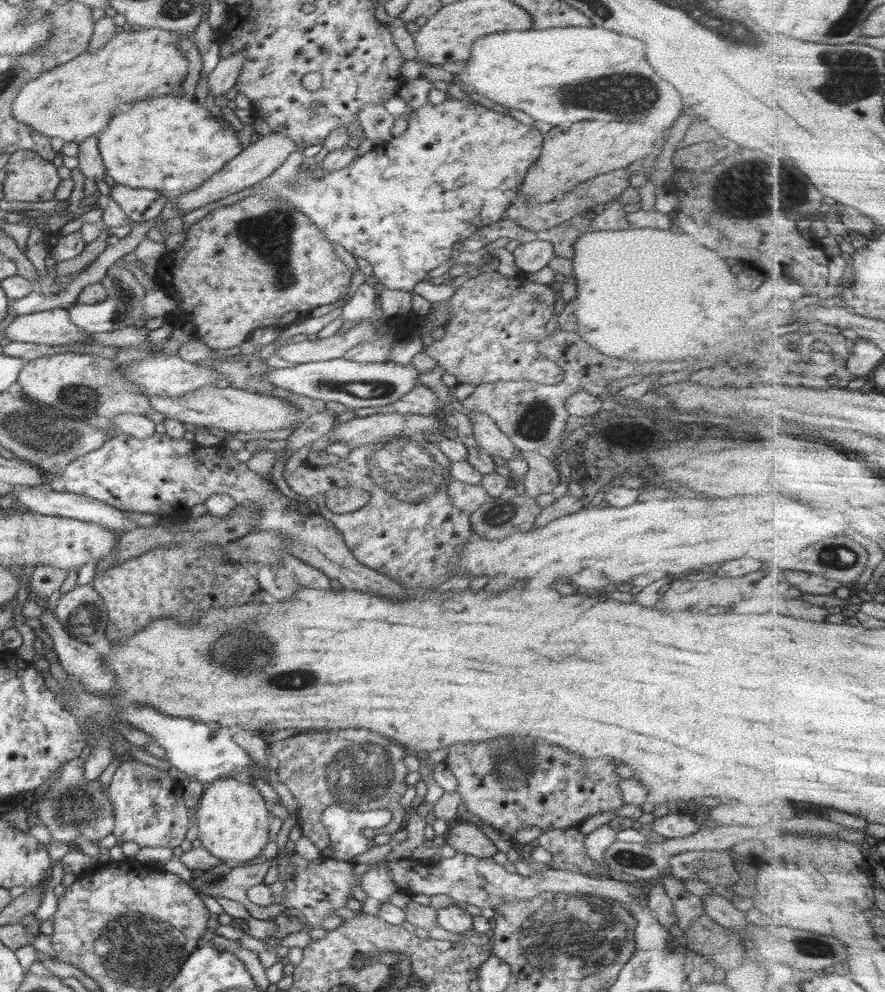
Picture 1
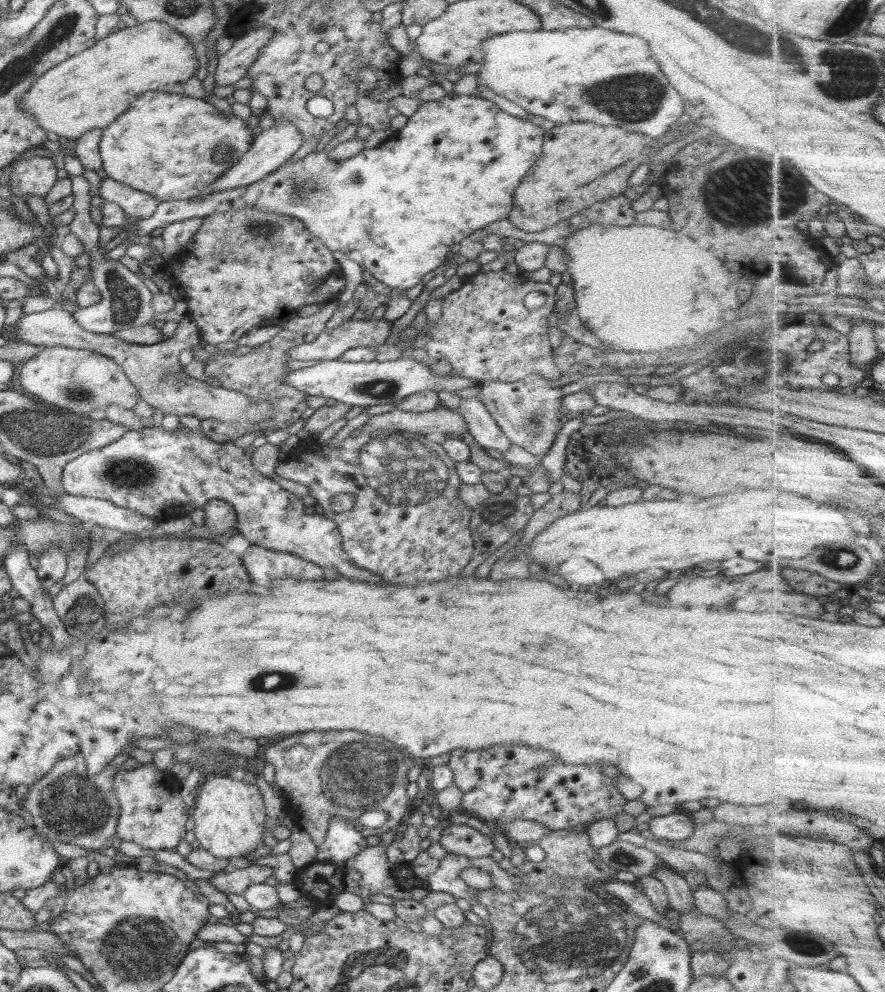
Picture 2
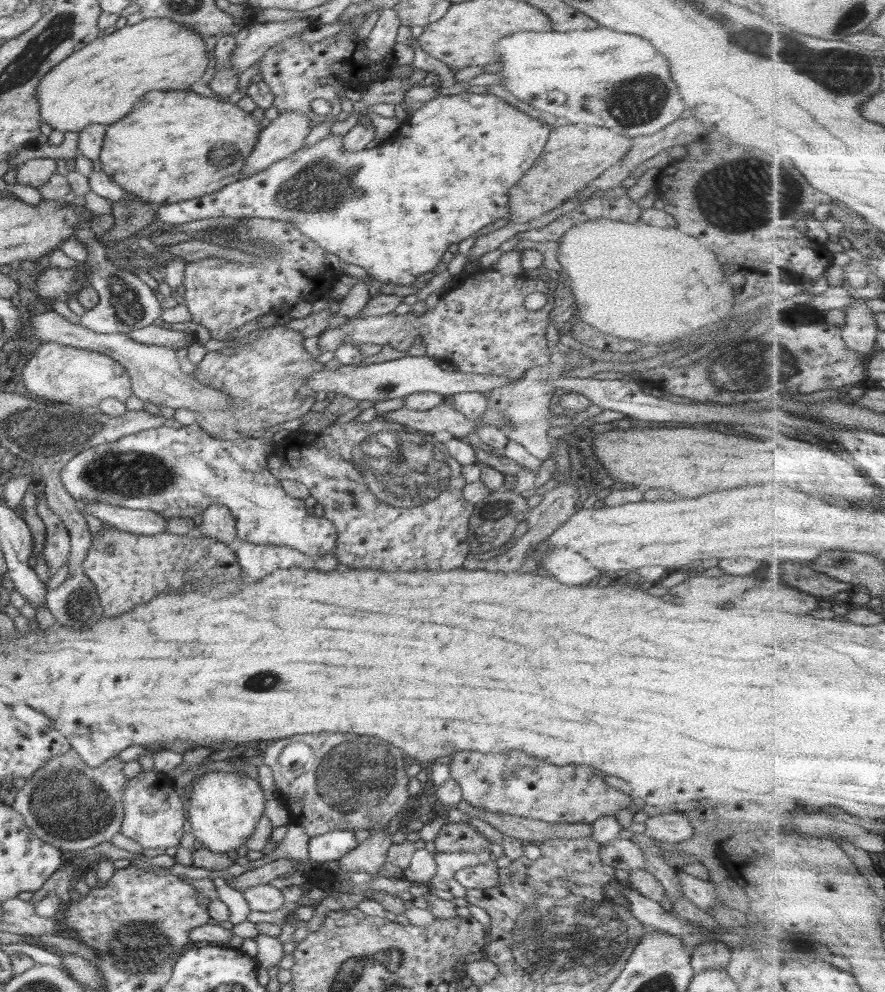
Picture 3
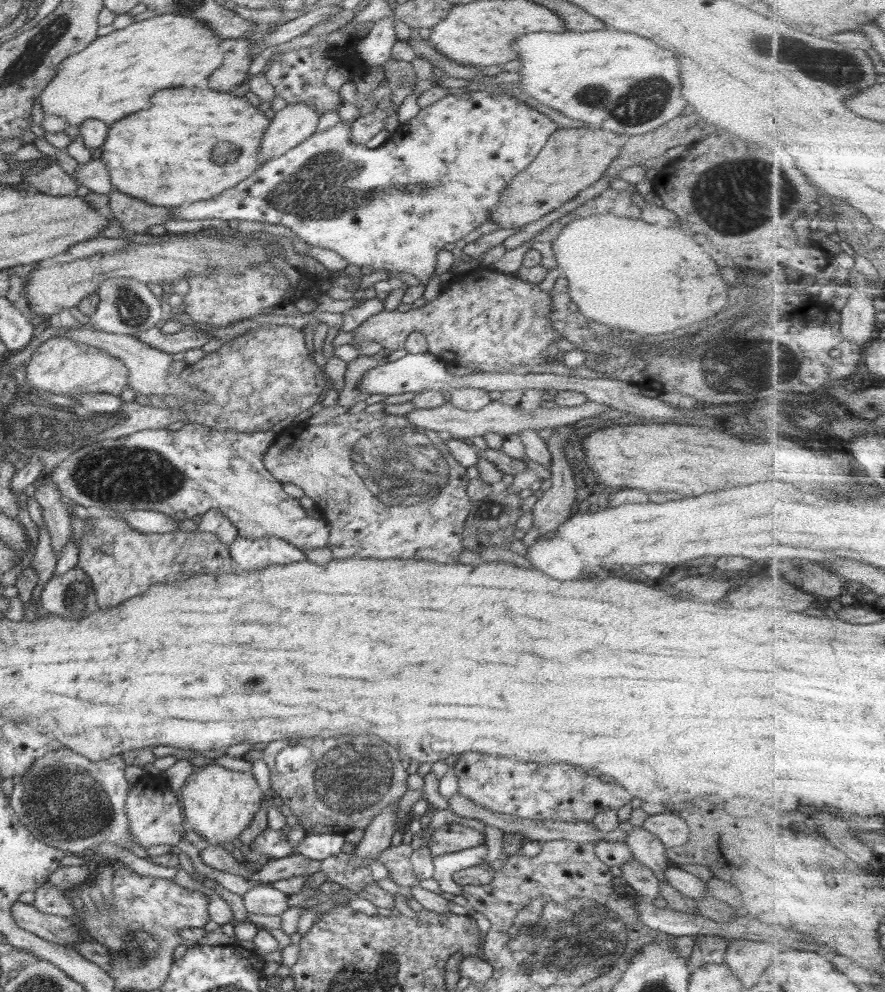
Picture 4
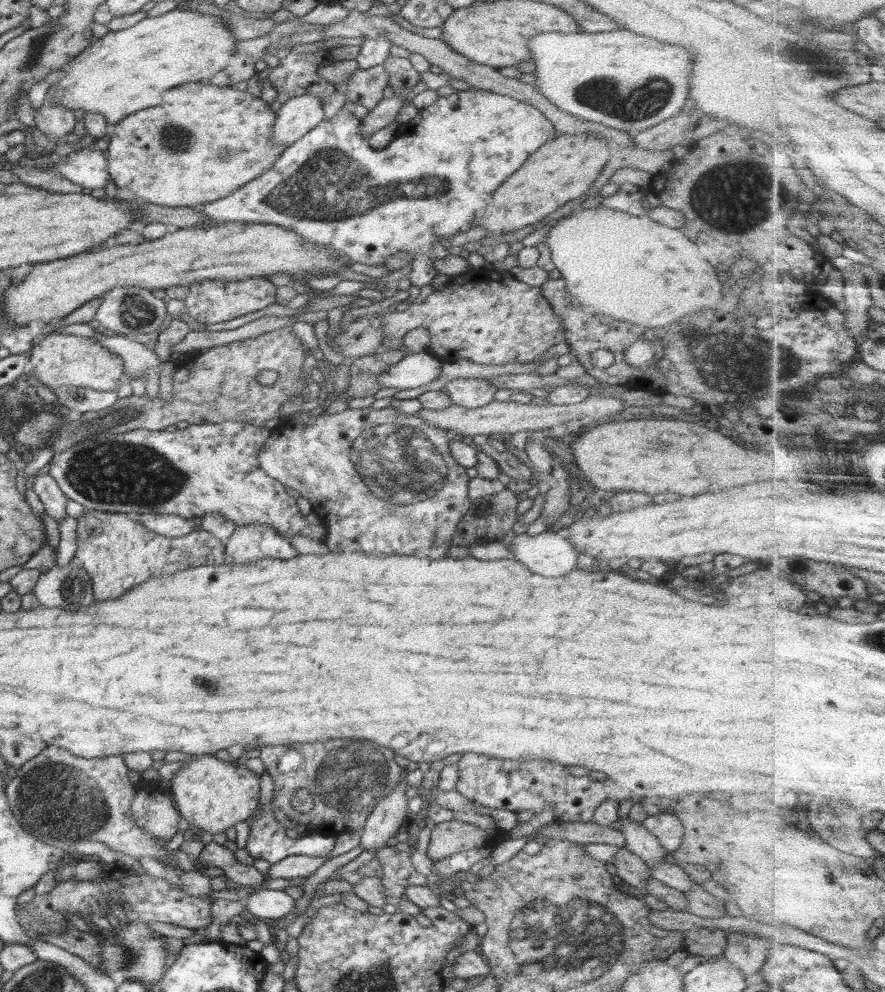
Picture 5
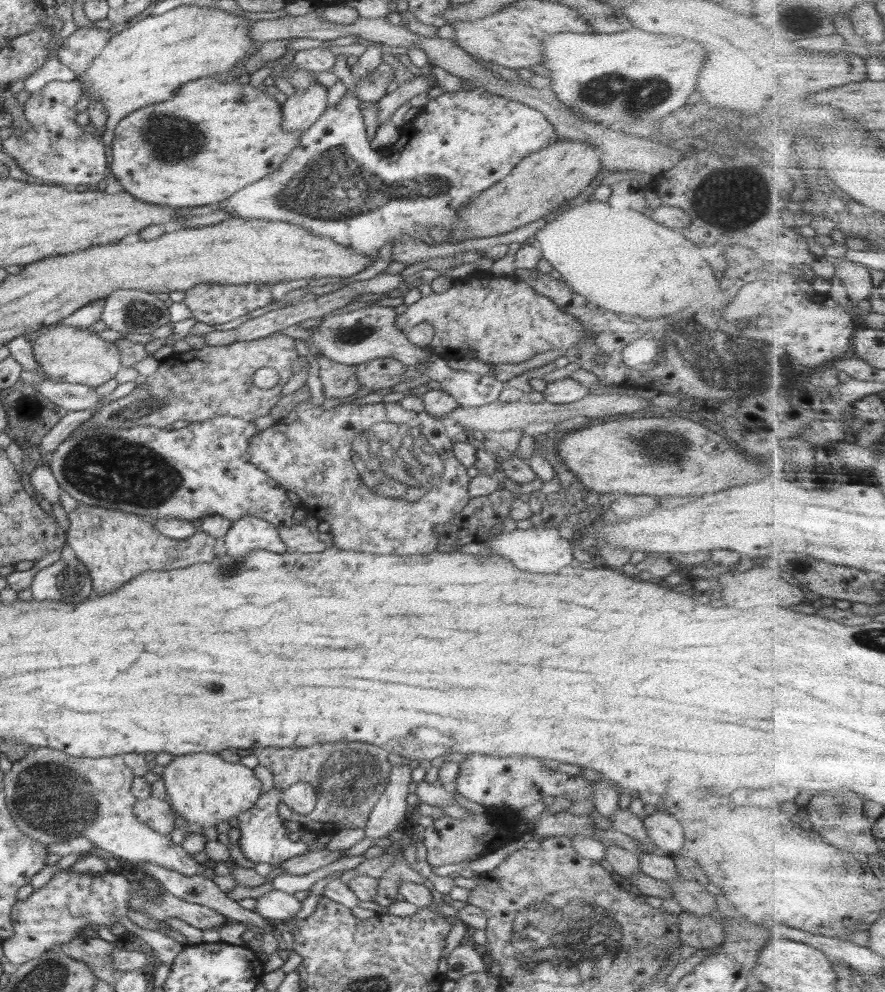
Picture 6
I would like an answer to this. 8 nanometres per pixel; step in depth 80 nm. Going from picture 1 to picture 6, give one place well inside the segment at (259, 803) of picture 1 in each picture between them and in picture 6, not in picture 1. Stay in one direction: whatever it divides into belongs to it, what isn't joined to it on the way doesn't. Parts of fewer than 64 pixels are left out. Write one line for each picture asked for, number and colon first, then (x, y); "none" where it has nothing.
2: (229, 816)
3: (224, 808)
4: (218, 803)
5: (210, 794)
6: (205, 789)

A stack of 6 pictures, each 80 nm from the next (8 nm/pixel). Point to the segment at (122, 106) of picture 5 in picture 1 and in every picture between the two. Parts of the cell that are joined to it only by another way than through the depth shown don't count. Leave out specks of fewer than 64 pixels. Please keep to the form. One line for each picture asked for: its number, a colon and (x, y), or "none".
1: (73, 101)
2: (88, 91)
3: (102, 82)
4: (116, 74)

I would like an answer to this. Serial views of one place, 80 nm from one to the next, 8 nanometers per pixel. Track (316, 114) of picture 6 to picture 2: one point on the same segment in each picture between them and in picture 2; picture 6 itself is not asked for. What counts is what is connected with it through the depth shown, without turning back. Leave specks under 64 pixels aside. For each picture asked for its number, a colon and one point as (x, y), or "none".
2: (270, 148)
3: (278, 138)
4: (293, 124)
5: (298, 116)

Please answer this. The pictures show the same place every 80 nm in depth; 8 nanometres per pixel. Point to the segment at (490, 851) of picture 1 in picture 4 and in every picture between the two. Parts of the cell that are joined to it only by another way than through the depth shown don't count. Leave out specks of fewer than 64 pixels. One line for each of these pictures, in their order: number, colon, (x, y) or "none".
2: (459, 839)
3: (452, 838)
4: (451, 837)

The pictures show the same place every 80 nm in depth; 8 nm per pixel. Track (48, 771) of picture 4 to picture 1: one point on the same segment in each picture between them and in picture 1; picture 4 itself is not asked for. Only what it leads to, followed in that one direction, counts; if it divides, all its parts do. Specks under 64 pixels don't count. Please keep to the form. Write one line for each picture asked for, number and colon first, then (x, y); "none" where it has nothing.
1: (72, 807)
2: (67, 804)
3: (72, 806)

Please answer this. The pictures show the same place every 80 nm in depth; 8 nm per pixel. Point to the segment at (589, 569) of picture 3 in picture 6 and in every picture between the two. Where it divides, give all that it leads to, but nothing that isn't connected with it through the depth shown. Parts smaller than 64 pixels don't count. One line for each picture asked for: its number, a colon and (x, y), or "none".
4: (557, 558)
5: (548, 553)
6: (542, 549)

